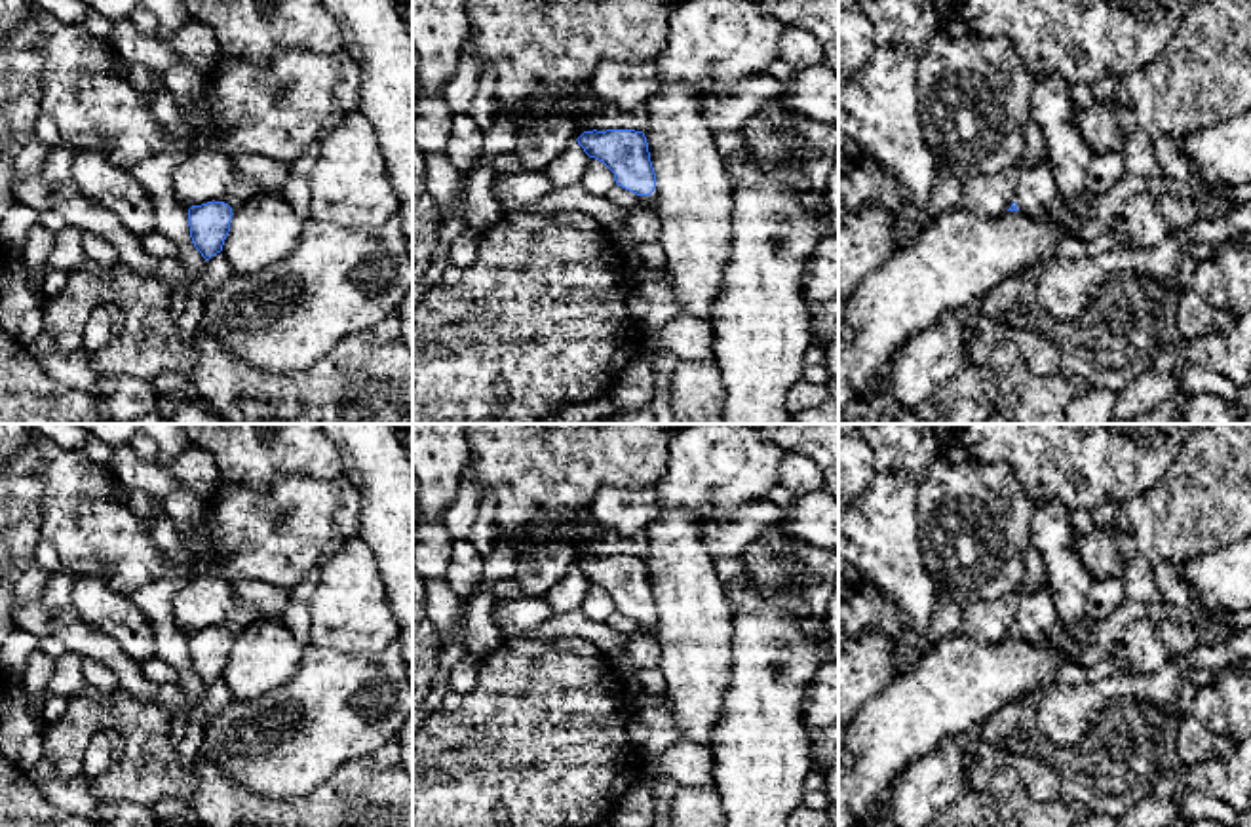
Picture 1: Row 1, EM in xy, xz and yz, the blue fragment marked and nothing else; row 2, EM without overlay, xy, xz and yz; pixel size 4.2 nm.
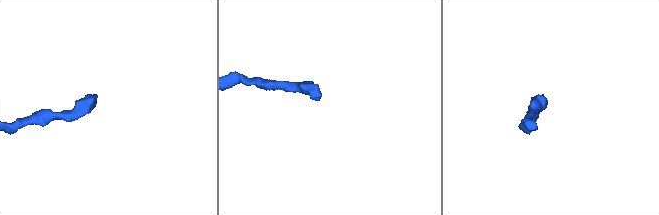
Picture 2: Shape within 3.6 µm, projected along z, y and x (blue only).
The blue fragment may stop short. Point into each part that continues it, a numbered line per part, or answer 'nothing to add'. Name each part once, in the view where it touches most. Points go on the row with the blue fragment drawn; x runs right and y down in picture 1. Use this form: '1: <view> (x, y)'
1: xy (240, 189)

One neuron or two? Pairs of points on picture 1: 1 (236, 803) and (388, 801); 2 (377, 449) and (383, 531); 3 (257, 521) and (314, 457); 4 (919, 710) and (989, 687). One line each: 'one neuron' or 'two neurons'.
1: one neuron
2: one neuron
3: two neurons
4: one neuron

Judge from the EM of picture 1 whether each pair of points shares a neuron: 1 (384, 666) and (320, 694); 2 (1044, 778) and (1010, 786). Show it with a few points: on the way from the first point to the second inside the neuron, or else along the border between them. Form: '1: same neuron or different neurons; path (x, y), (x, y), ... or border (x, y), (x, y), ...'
1: same neuron; path (369, 681), (356, 694), (335, 694)
2: different neurons; border (993, 748), (1035, 799), (1042, 803), (1061, 801)

